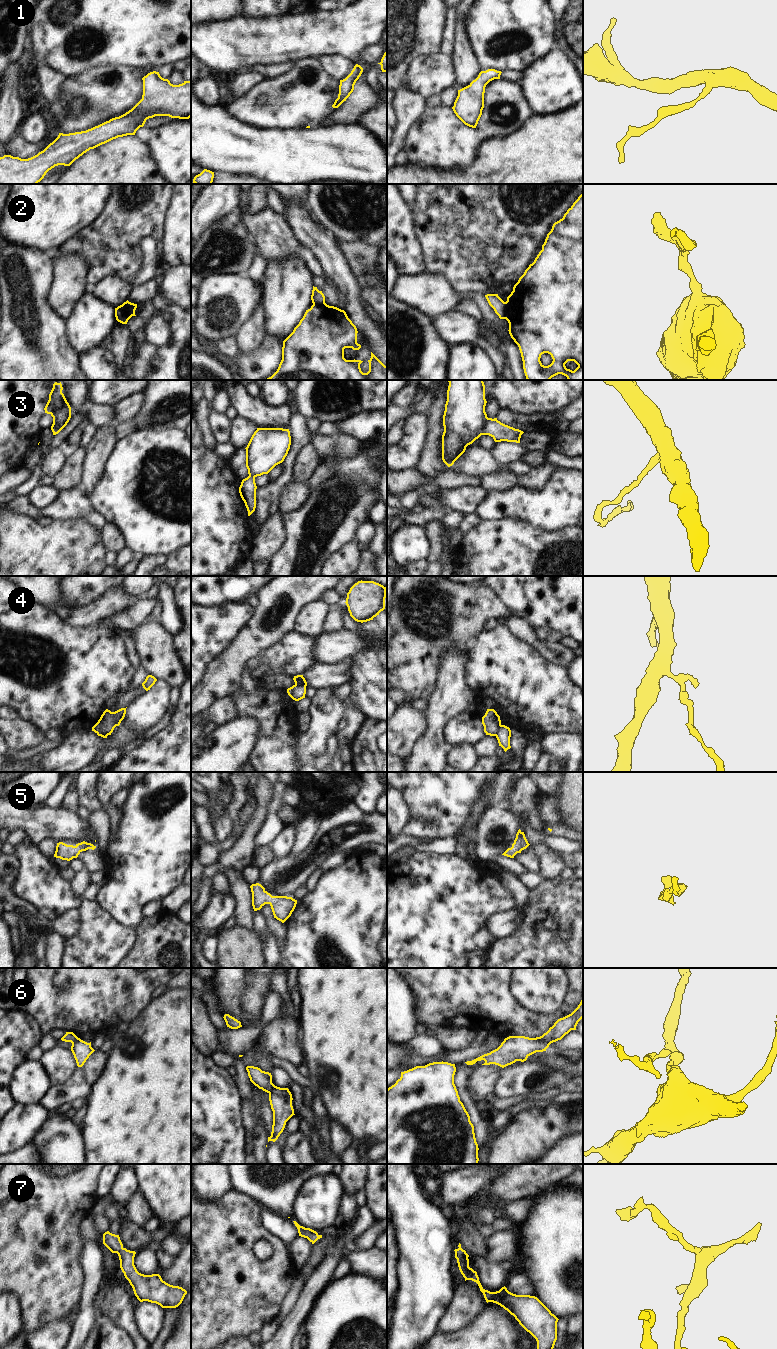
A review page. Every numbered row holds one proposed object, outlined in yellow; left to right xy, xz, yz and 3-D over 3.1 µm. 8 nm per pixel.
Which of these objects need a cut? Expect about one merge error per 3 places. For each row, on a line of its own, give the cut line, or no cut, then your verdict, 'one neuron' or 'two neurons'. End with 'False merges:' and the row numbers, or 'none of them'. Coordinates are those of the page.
1: no cut; one neuron
2: cut in yz along (505, 302), (506, 318); two neurons
3: cut in yz along (487, 417), (481, 434); two neurons
4: cut in xz along (295, 684), (303, 684), (305, 686); two neurons
5: no cut; one neuron
6: cut in xz along (274, 1085), (269, 1093); two neurons
7: no cut; one neuron
False merges: 2, 3, 4, 6

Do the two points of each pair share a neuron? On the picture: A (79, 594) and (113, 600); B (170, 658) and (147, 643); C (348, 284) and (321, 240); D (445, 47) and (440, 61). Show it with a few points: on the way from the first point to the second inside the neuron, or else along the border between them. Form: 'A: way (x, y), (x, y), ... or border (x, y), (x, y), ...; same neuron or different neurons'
A: border (121, 586), (108, 590), (89, 604), (78, 606); different neurons
B: way (164, 658), (153, 648); same neuron
C: way (339, 273), (326, 251); same neuron
D: border (440, 52), (450, 55); different neurons

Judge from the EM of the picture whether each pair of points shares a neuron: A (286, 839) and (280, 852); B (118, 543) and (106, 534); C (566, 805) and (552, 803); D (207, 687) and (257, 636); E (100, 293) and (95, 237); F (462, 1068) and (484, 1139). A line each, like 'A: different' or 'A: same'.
A: same
B: same
C: different
D: same
E: different
F: same

